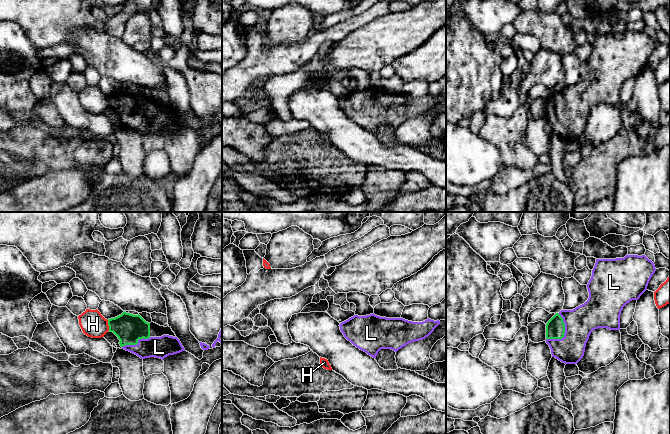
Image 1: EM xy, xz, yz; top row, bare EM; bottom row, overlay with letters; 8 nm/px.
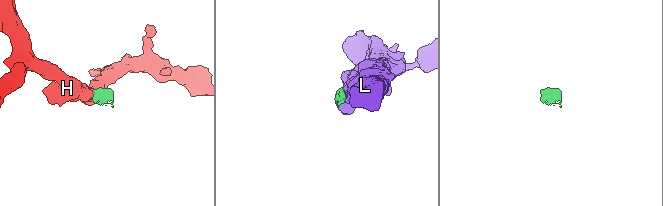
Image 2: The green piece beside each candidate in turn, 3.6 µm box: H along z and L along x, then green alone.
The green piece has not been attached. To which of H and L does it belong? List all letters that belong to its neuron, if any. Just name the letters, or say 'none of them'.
L

